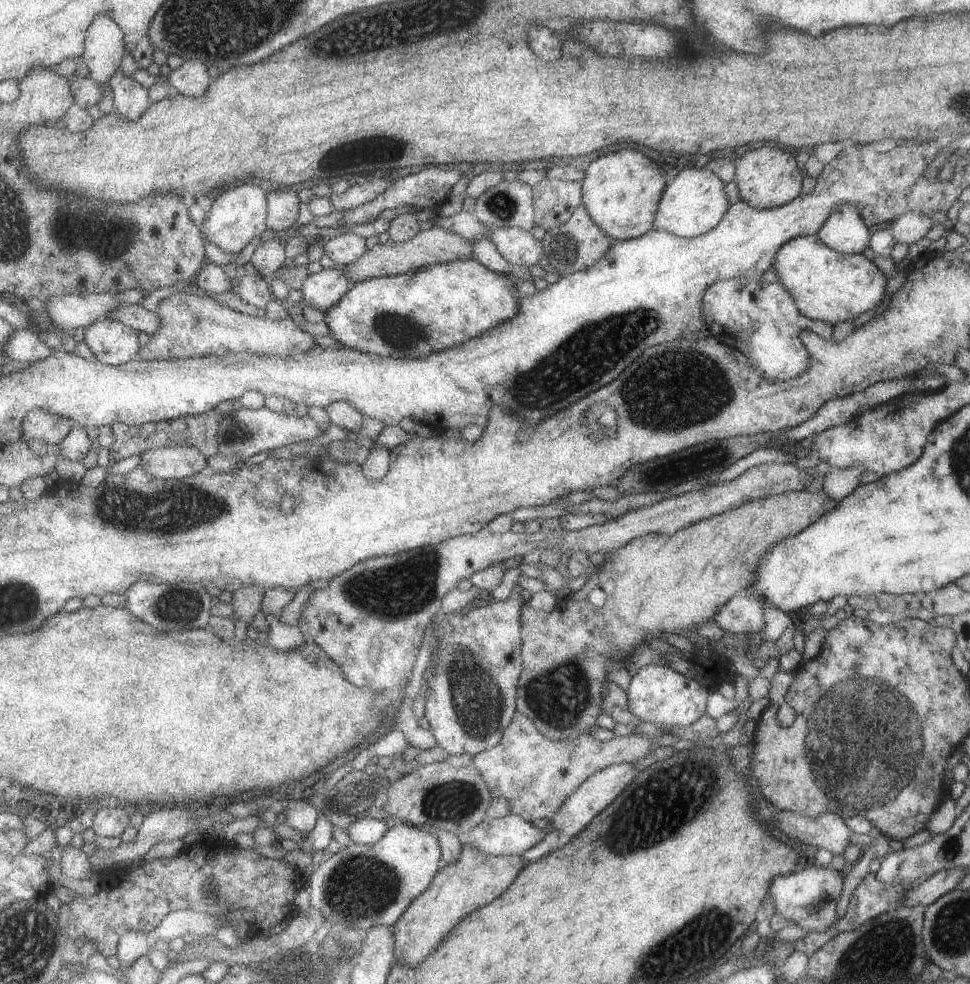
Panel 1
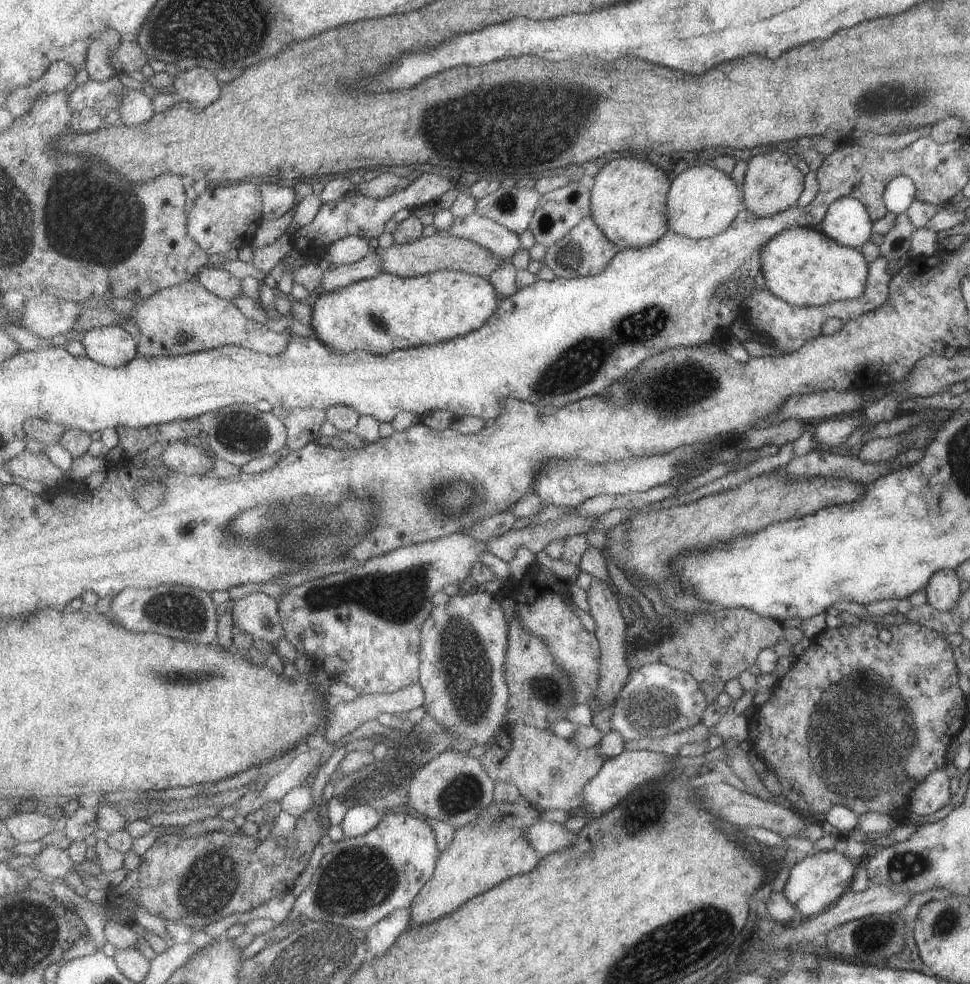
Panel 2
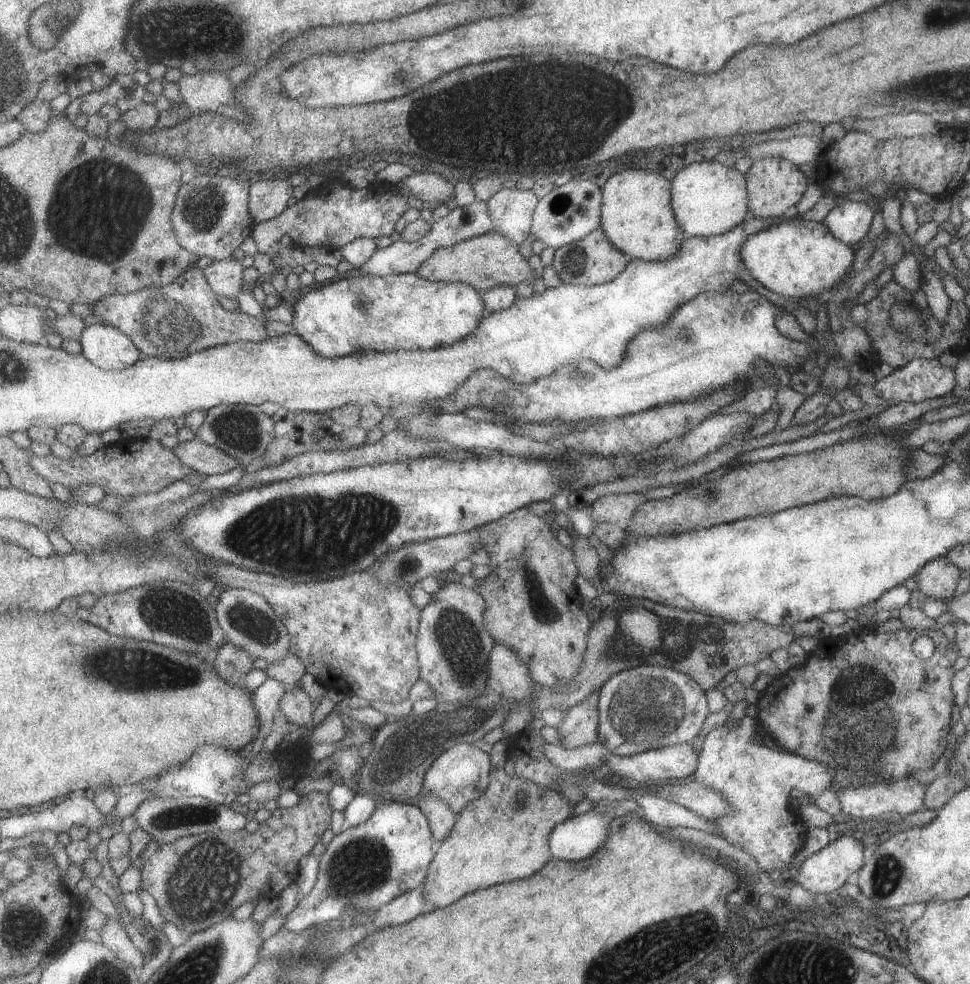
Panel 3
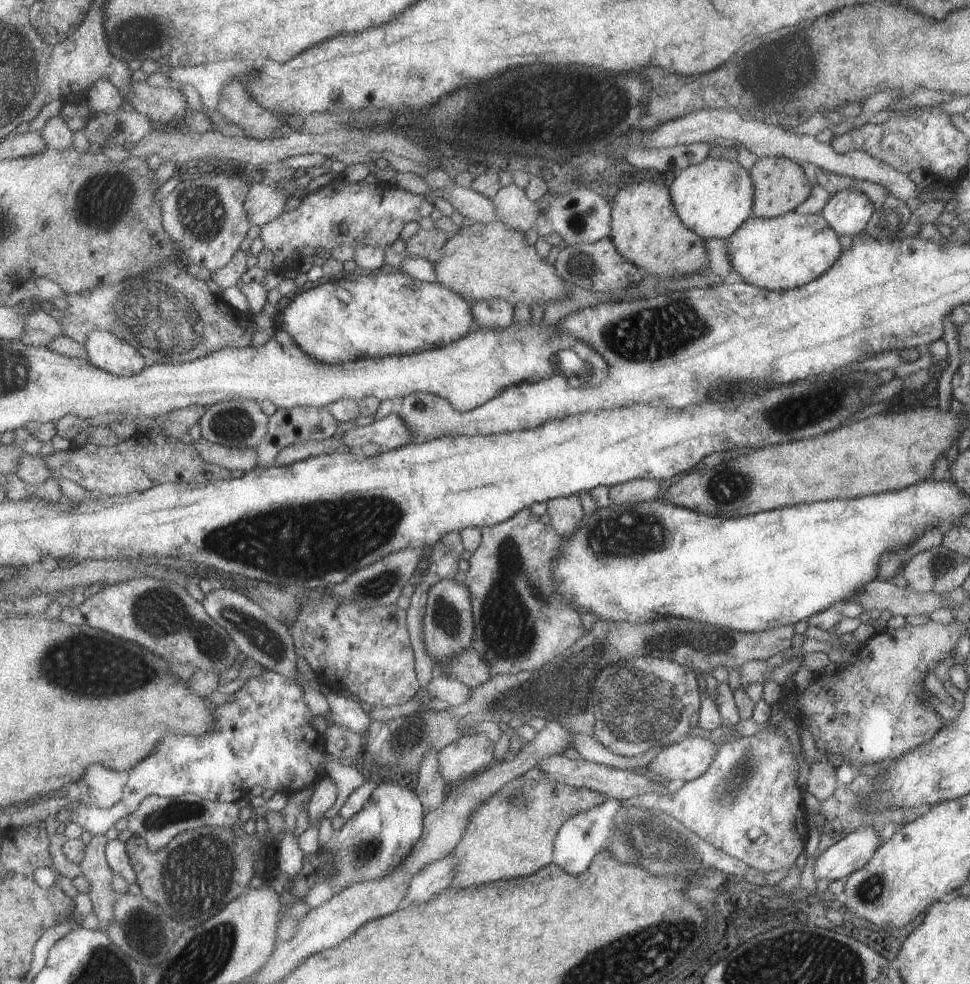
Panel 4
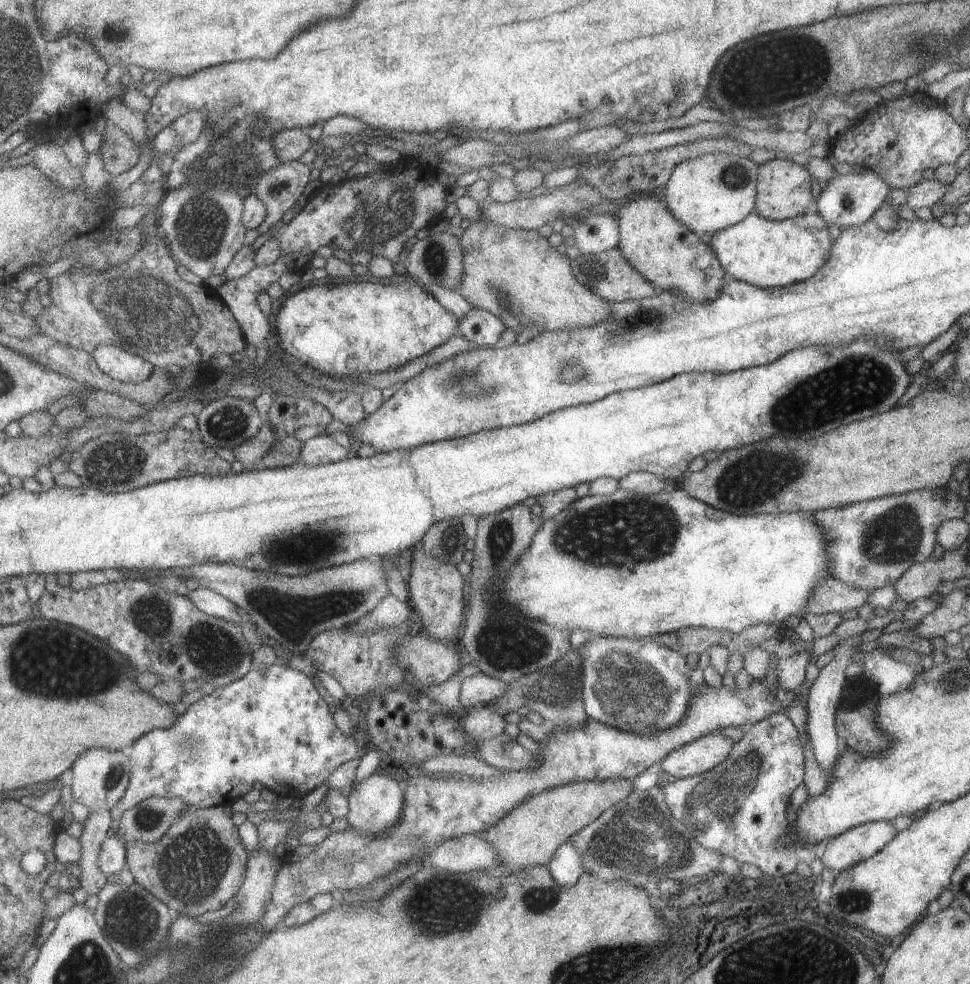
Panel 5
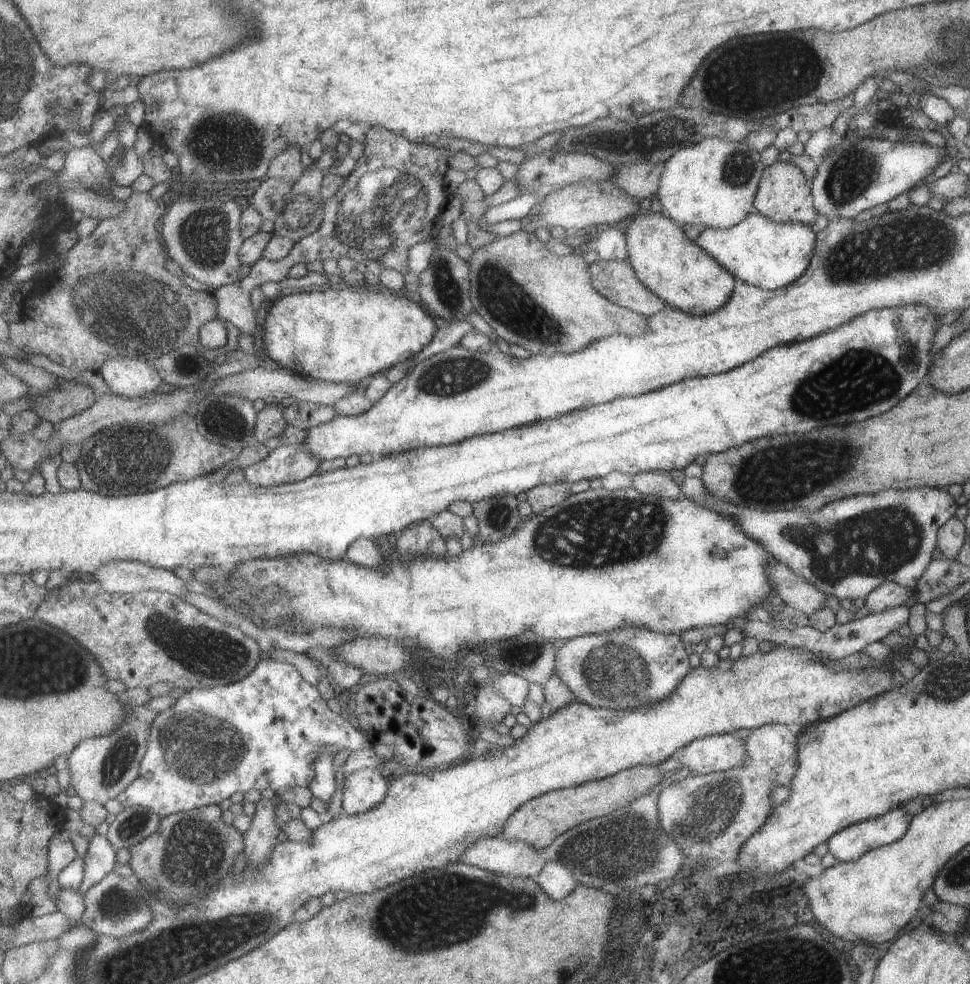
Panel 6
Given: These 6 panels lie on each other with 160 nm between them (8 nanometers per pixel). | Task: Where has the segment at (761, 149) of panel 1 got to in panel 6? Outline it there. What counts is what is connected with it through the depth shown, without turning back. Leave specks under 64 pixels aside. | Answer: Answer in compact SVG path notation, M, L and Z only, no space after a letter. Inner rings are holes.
M778 160L761 172L758 188L753 198L753 209L775 223L791 222L811 226L817 216L813 209L811 190L799 168Z

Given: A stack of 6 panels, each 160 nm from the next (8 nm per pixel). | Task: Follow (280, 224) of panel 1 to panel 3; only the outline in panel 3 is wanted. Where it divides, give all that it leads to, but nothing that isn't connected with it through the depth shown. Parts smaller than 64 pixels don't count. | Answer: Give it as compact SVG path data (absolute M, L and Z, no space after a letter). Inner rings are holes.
M285 176L251 185L250 209L256 224L277 218L292 202L293 186Z

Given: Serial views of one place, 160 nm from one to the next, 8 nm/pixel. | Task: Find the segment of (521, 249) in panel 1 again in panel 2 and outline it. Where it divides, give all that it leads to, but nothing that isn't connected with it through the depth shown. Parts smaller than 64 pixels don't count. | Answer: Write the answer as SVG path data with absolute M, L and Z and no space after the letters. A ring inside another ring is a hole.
M477 213L455 217L447 233L477 242L504 261L511 261L515 252L522 248L519 234Z

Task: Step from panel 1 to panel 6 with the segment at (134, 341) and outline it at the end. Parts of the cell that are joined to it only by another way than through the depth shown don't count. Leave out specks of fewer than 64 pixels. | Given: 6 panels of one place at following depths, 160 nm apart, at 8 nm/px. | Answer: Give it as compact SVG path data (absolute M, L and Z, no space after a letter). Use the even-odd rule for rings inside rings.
M107 356L104 361L100 375L115 395L142 398L164 383L152 362L121 356Z

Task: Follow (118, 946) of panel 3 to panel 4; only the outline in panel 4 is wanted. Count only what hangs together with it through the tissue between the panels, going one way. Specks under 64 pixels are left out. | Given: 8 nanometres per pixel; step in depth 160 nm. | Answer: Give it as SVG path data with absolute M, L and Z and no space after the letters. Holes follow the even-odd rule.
M94 835L86 846L86 857L80 862L82 874L89 880L88 895L92 898L94 912L99 926L108 934L109 923L112 923L114 904L118 893L113 890L111 865L106 857L106 846L109 838L105 835Z

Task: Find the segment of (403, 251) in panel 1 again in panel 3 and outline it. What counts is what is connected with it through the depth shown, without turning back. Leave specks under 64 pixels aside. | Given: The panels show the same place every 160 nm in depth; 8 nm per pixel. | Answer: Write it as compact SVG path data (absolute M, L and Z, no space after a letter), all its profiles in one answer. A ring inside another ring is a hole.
M491 231L475 238L461 241L452 247L443 247L424 262L417 273L427 280L473 285L478 291L502 286L515 287L521 282L533 282L535 270L521 254L519 245L501 231Z

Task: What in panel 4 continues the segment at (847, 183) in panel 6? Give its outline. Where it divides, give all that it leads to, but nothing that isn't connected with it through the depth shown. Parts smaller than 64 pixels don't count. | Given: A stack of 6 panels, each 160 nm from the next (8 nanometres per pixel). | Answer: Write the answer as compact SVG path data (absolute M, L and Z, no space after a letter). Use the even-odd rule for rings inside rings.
M845 189L835 191L819 213L837 236L853 236L863 233L873 211L864 193Z

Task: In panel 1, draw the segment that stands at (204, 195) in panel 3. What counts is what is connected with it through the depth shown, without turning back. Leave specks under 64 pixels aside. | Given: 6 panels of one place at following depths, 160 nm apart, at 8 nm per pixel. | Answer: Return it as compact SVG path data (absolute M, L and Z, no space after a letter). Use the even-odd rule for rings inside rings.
M255 181L224 190L213 200L213 206L202 224L201 230L205 240L213 242L230 255L250 251L257 244L261 234L268 230L268 194Z

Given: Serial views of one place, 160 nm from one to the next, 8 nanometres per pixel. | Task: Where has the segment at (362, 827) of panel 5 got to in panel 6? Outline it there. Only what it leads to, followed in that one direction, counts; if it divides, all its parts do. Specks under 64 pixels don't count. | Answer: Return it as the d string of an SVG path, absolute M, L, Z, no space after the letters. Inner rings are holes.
M355 770L353 774L346 774L344 779L342 803L346 815L359 816L363 812L369 812L381 806L381 802L389 796L391 784L379 770Z

